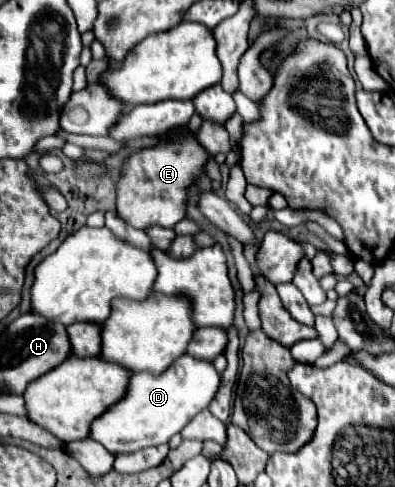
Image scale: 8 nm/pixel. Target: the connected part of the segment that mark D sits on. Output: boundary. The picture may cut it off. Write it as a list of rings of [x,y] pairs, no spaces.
[[[181,355],[165,373],[151,375],[151,373],[133,373],[131,381],[127,385],[125,395],[117,401],[117,405],[109,407],[109,411],[103,411],[93,423],[89,437],[99,441],[109,453],[133,453],[145,447],[155,447],[161,443],[167,443],[175,433],[179,433],[199,411],[209,407],[215,391],[219,387],[219,373],[215,371],[211,361],[197,361],[189,355]]]

